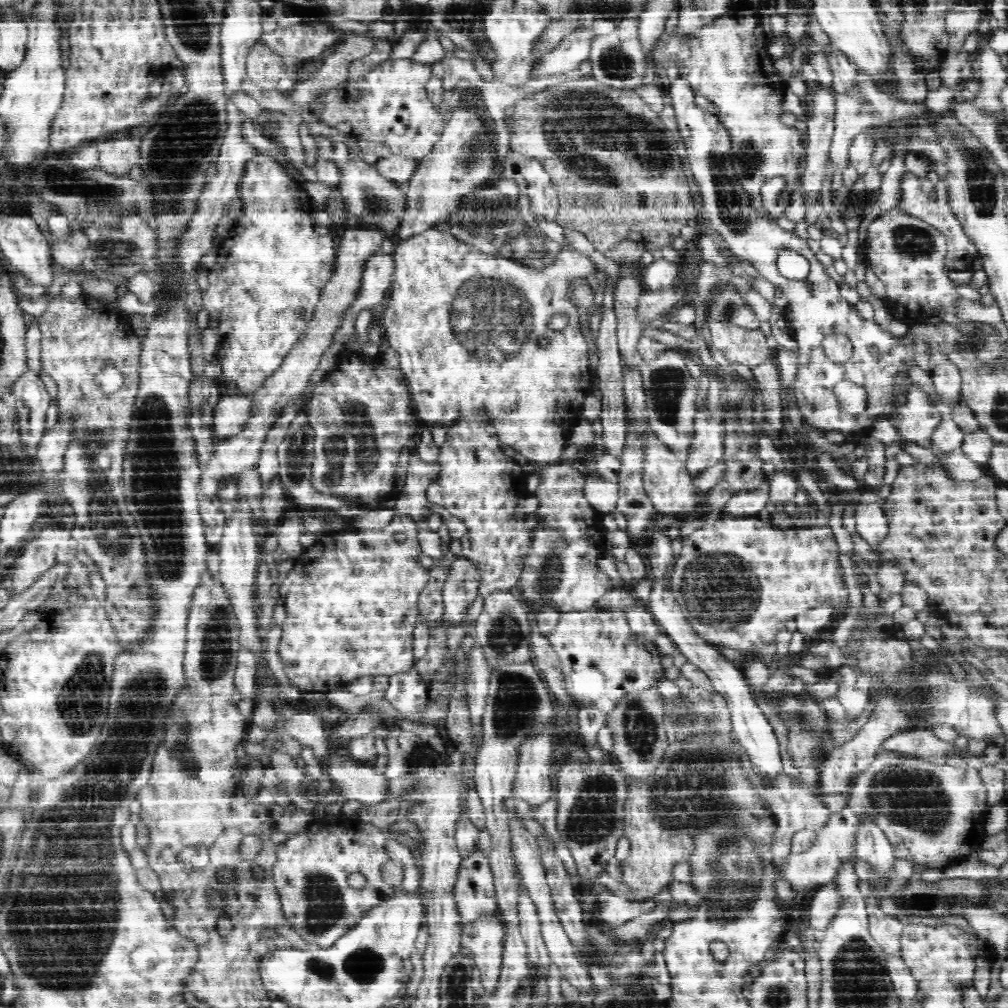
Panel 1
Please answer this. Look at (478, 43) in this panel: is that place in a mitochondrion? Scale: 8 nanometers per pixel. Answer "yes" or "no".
no

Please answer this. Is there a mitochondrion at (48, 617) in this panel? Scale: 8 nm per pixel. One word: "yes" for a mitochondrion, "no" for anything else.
no

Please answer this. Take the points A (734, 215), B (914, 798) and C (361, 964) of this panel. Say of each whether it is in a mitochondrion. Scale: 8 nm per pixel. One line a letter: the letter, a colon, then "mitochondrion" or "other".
A: mitochondrion
B: mitochondrion
C: mitochondrion

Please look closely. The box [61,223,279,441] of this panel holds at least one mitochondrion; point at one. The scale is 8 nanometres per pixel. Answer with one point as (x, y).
(118, 251)

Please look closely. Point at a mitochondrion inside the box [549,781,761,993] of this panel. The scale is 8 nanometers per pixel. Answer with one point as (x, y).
(609, 950)

